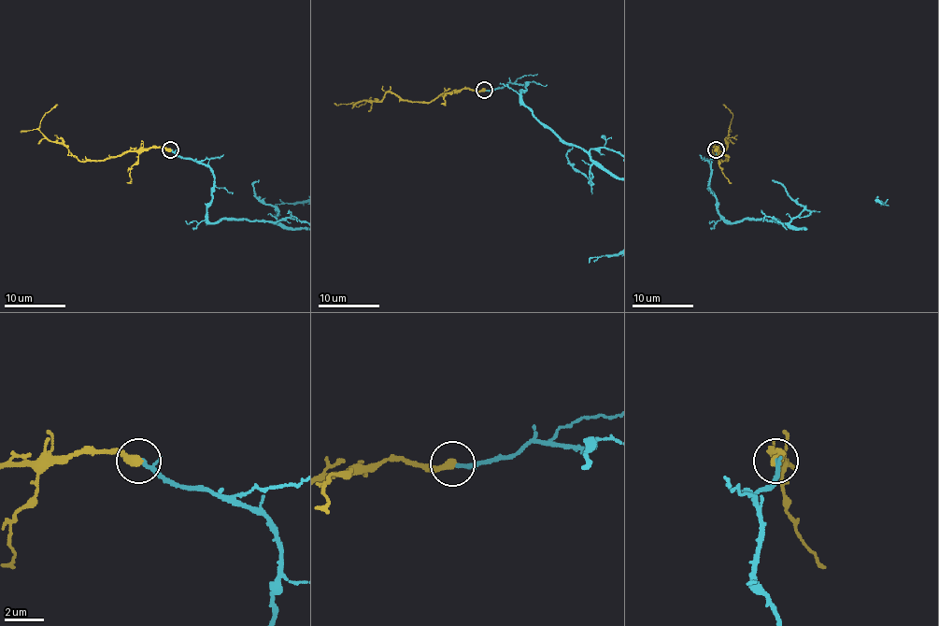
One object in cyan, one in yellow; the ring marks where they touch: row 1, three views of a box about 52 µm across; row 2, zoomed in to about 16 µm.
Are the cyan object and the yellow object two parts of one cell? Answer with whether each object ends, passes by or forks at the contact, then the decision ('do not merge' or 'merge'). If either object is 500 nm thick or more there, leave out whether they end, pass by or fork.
cyan ends | yellow ends | merge

